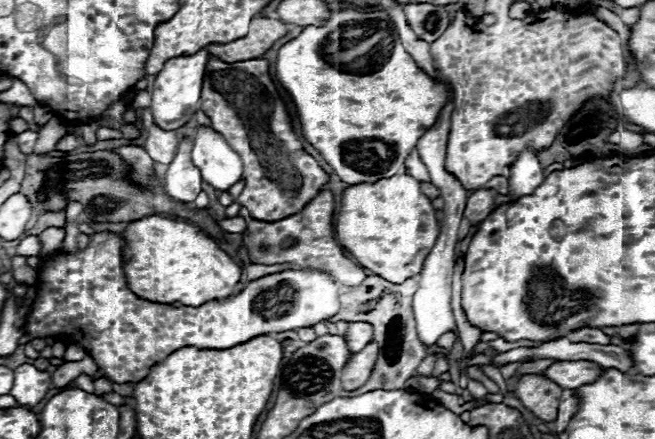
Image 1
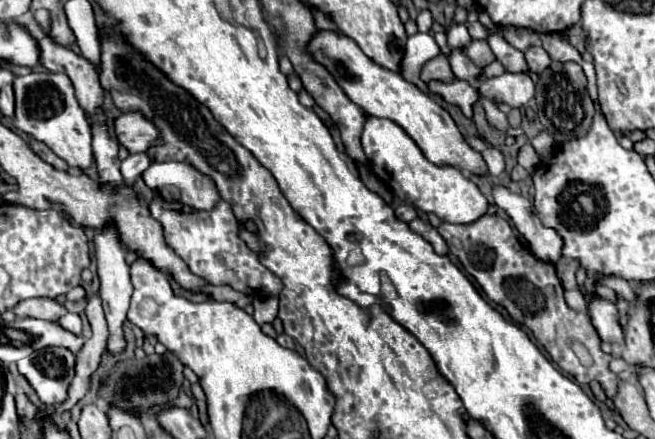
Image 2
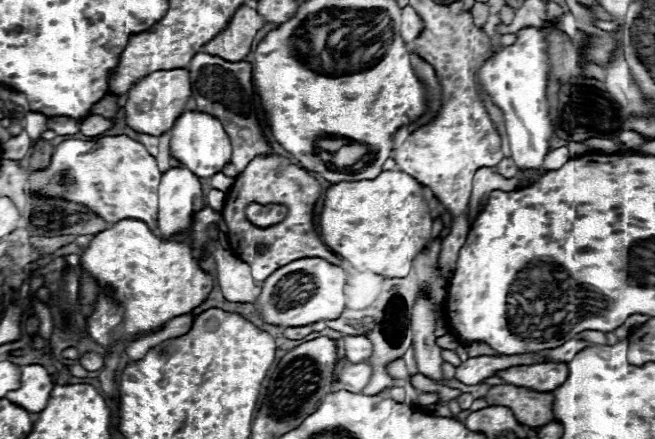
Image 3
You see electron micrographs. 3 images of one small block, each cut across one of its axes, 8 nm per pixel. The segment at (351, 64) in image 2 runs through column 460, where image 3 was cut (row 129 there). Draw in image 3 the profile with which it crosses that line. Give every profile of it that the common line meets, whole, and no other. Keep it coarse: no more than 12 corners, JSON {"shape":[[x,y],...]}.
{"shape":[[186,68],[154,72],[130,88],[126,122],[162,136],[190,98]]}

